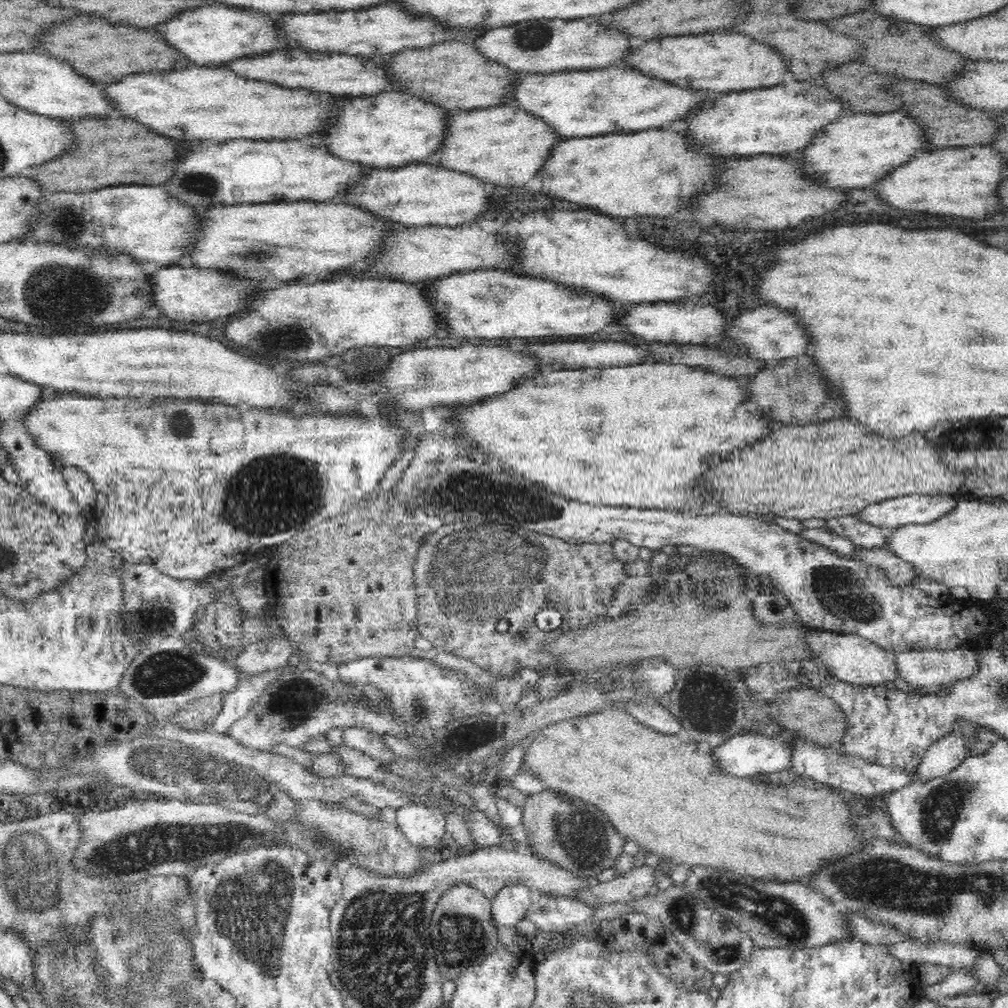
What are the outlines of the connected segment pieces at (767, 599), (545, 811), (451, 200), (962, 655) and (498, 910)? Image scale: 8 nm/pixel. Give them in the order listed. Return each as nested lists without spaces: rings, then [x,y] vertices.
[[[778,592],[754,598],[754,612],[764,624],[802,623],[788,599]]]
[[[545,789],[528,795],[523,806],[520,835],[525,837],[534,855],[576,873],[580,878],[596,881],[600,872],[613,868],[624,848],[623,835],[614,830],[606,814],[594,805],[566,793]]]
[[[435,162],[431,164],[410,163],[389,169],[374,168],[355,187],[352,187],[341,201],[360,208],[368,208],[380,218],[404,226],[458,227],[458,224],[464,224],[466,220],[474,220],[492,208],[494,204],[490,198],[492,192],[494,192],[494,187],[467,172],[452,170]]]
[[[968,648],[956,650],[919,650],[895,653],[898,663],[899,676],[914,688],[924,690],[938,689],[953,685],[955,682],[966,680],[974,676],[979,669],[979,656],[982,648]]]
[[[516,882],[516,884],[504,886],[491,904],[493,920],[500,925],[513,926],[518,920],[524,919],[524,916],[532,907],[534,898],[531,888],[525,884]]]

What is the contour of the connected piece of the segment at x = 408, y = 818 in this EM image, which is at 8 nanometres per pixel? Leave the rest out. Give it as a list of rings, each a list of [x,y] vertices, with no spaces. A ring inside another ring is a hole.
[[[413,803],[396,812],[399,830],[415,846],[434,846],[442,840],[447,822],[438,808]]]

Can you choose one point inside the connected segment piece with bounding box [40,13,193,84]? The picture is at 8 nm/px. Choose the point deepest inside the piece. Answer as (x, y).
(106, 52)

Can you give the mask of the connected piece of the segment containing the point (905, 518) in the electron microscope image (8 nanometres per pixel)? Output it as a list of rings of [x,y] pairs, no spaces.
[[[908,495],[866,507],[856,514],[860,521],[891,531],[912,524],[928,524],[954,510],[958,504],[950,495]]]

